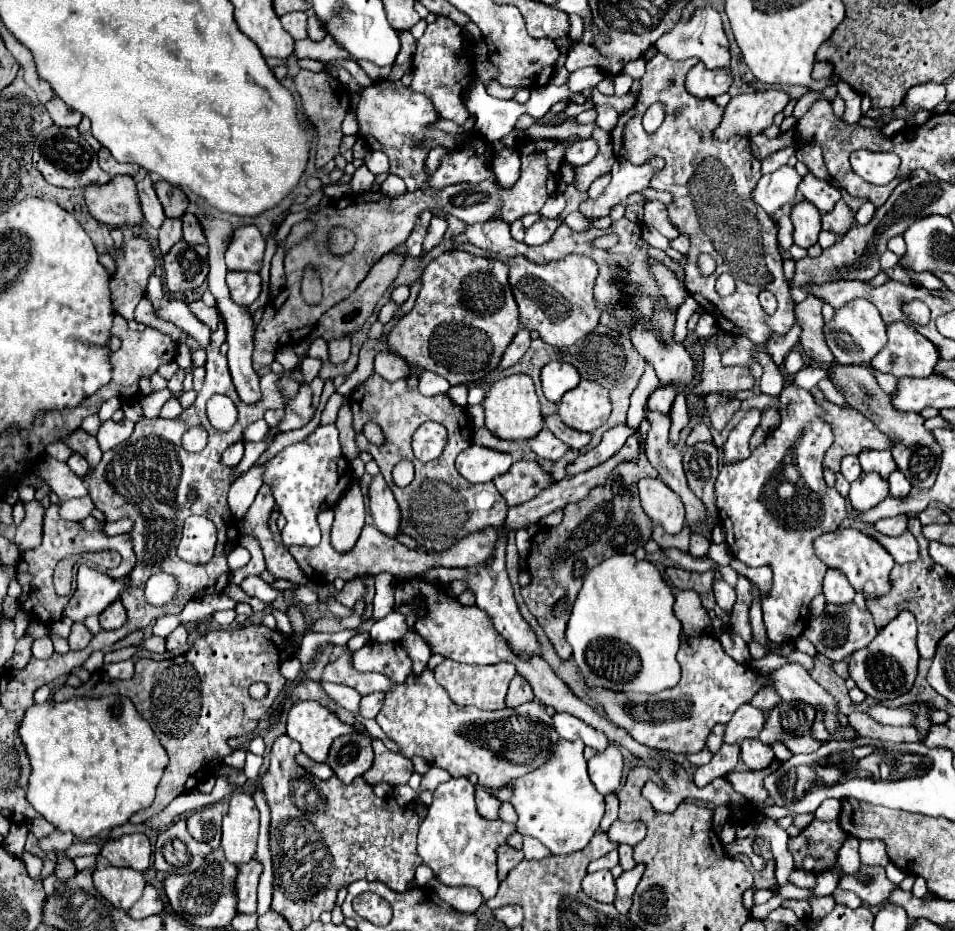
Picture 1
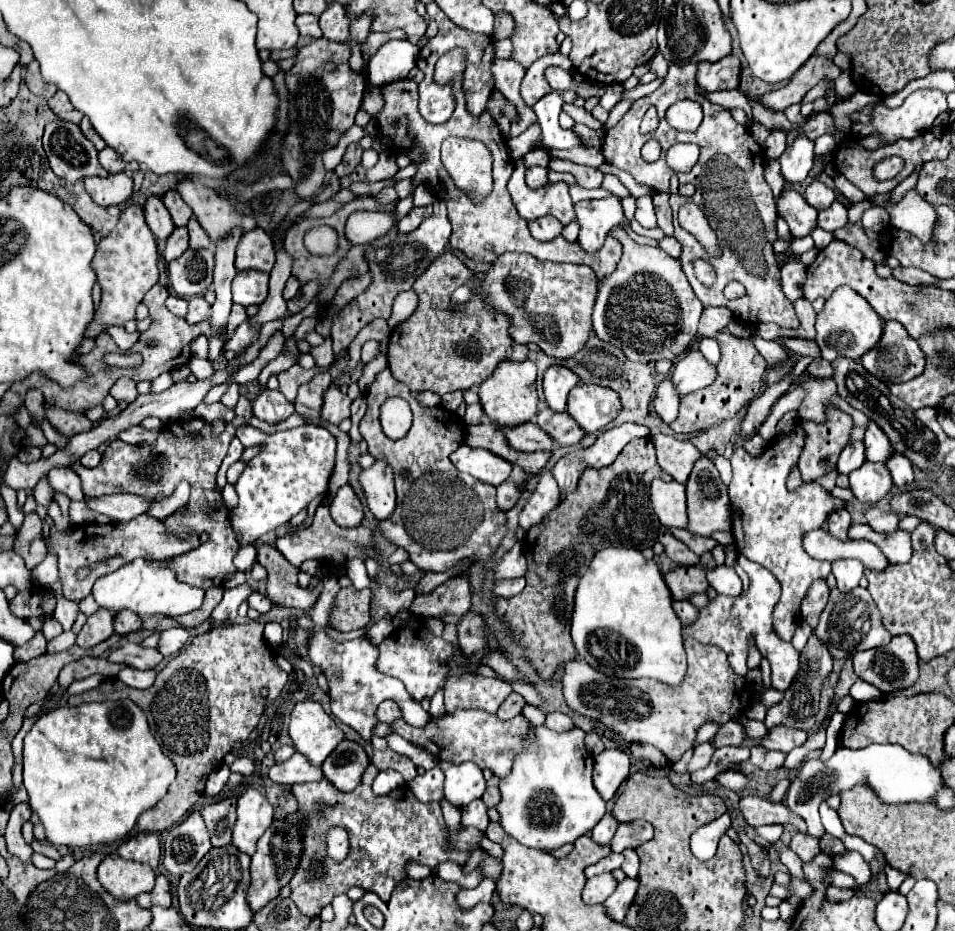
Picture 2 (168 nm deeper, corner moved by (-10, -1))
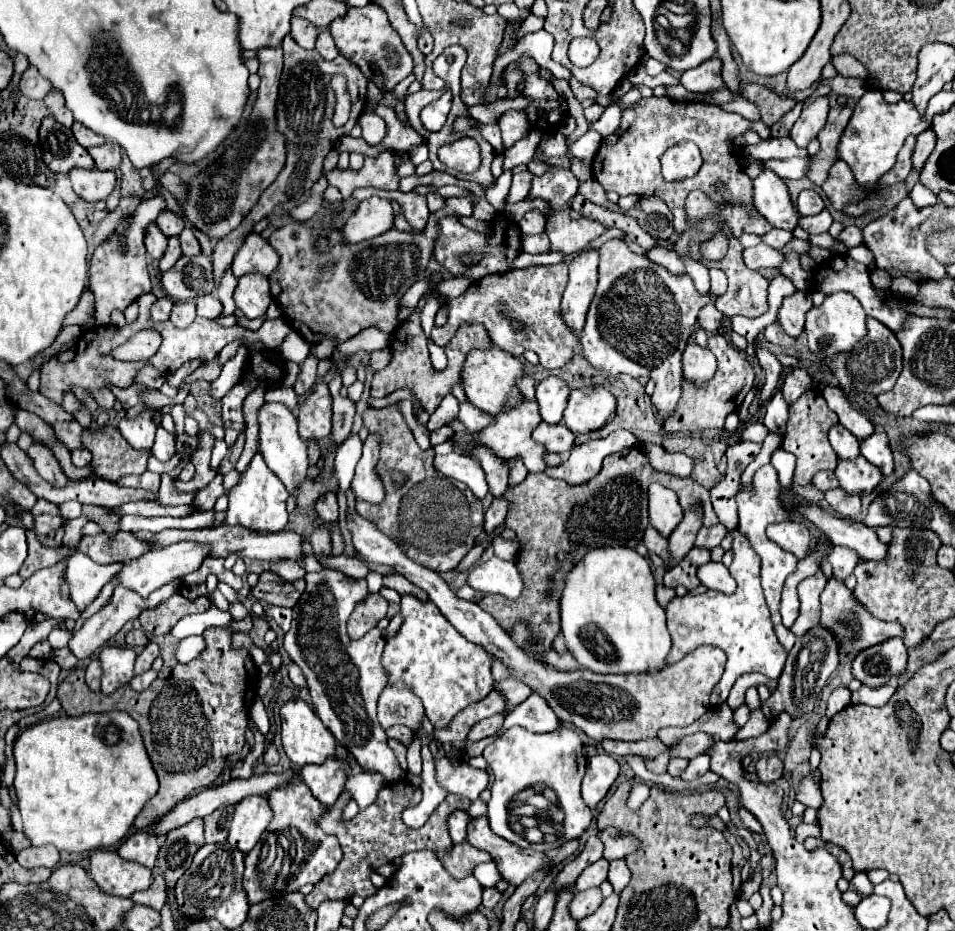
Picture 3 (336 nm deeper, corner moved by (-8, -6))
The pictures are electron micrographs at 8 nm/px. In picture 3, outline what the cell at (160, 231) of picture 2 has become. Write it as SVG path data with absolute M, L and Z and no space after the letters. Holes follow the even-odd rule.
M151 224L151 226L147 228L145 246L147 246L147 254L149 254L153 260L159 260L159 258L165 254L165 250L167 250L167 236L157 230L157 224Z

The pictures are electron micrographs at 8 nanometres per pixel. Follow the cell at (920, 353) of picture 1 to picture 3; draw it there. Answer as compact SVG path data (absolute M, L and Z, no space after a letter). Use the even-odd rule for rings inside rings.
M867 318L867 338L861 338L853 346L851 352L833 354L825 362L829 366L829 372L837 378L837 382L845 394L865 392L865 394L873 394L873 396L891 390L891 386L899 378L899 370L903 366L901 364L901 346L899 346L895 334L887 326L877 322L875 318Z

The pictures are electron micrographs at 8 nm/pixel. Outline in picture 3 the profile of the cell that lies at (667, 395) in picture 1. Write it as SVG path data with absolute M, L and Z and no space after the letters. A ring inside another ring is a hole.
M687 344L683 352L683 374L695 384L705 384L717 368L717 360L709 348L699 344Z

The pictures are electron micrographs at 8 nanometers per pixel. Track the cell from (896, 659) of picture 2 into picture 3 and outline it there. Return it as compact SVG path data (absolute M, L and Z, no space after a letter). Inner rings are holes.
M889 638L889 640L881 642L879 646L871 646L863 652L859 652L857 658L853 660L853 676L873 688L885 684L891 676L901 676L905 672L905 668L907 668L907 648L901 638Z

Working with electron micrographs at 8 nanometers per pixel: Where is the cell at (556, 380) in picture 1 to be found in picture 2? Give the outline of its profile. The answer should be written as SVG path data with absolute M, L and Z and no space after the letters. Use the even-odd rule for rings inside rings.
M551 365L543 375L543 393L553 411L565 411L567 409L567 393L581 381L579 375L575 375L565 365Z

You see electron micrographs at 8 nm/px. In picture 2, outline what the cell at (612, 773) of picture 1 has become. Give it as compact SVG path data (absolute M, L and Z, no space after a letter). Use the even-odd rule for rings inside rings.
M605 749L595 757L593 783L605 801L613 799L621 783L629 777L629 755L621 749Z

